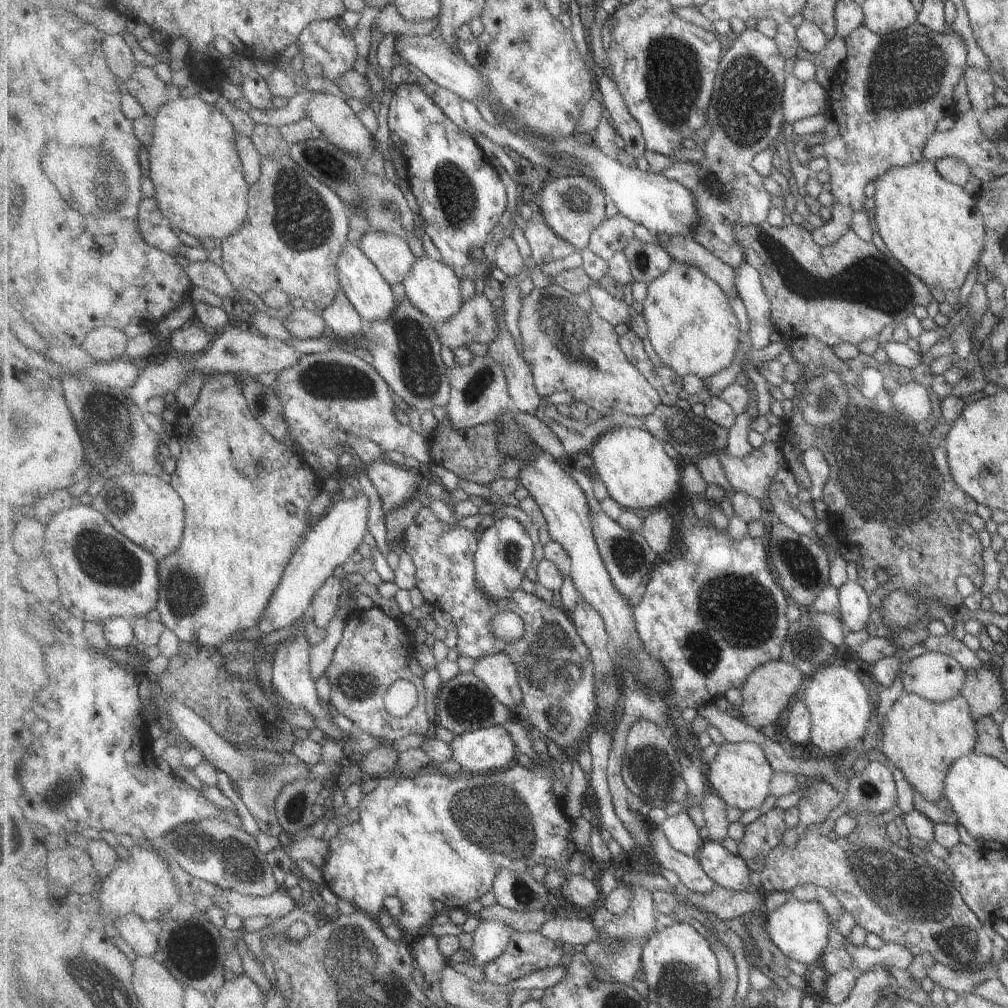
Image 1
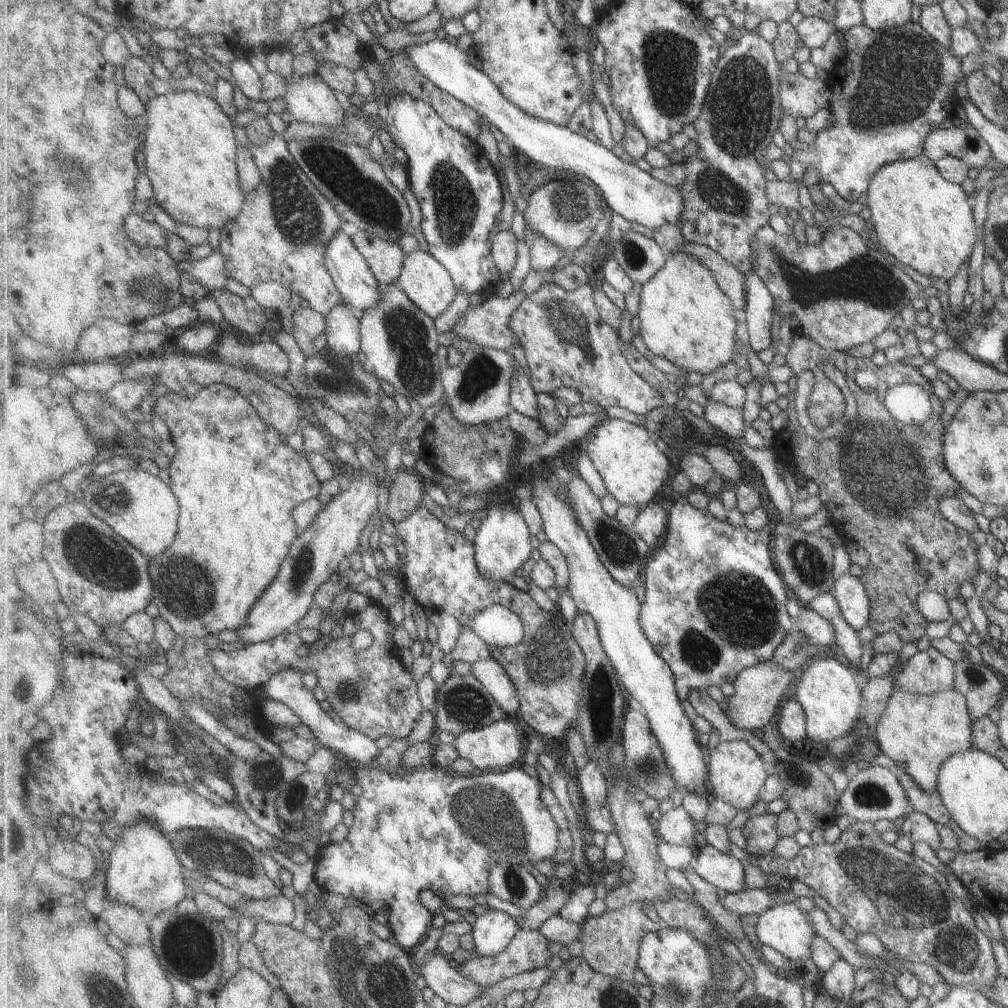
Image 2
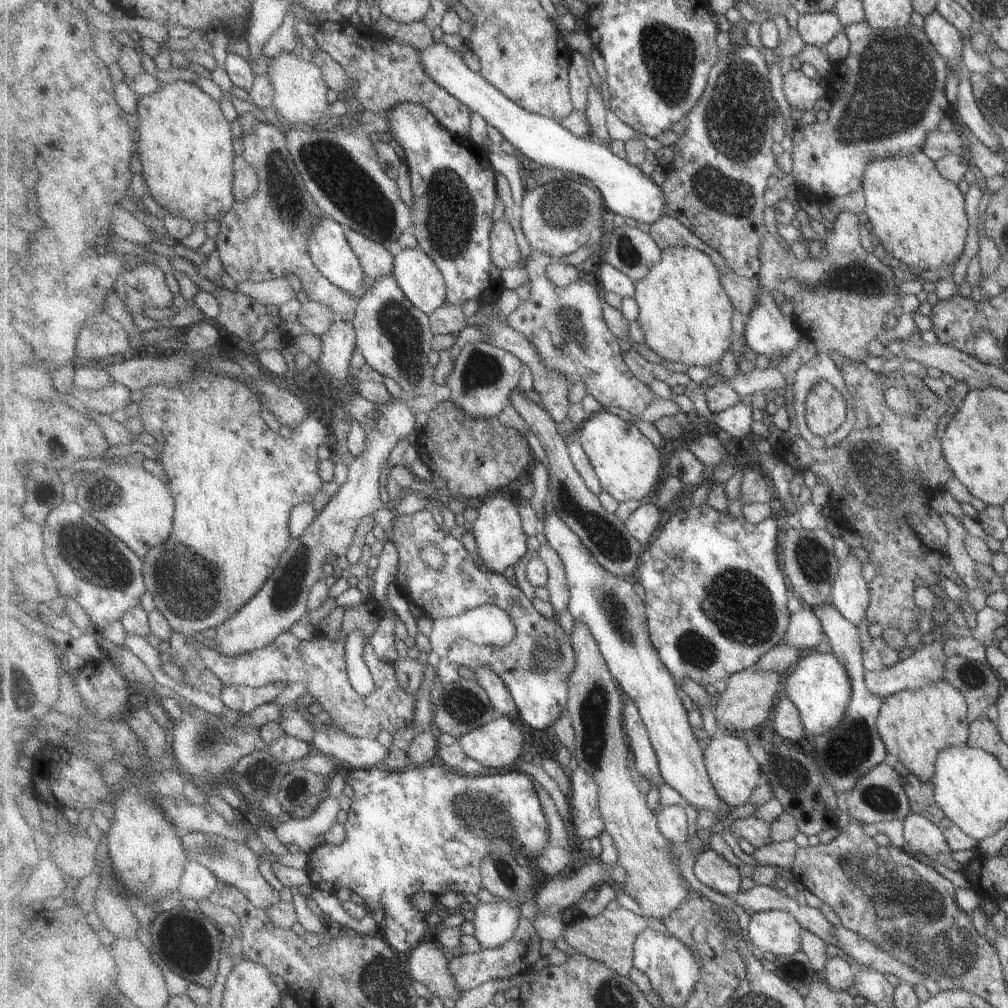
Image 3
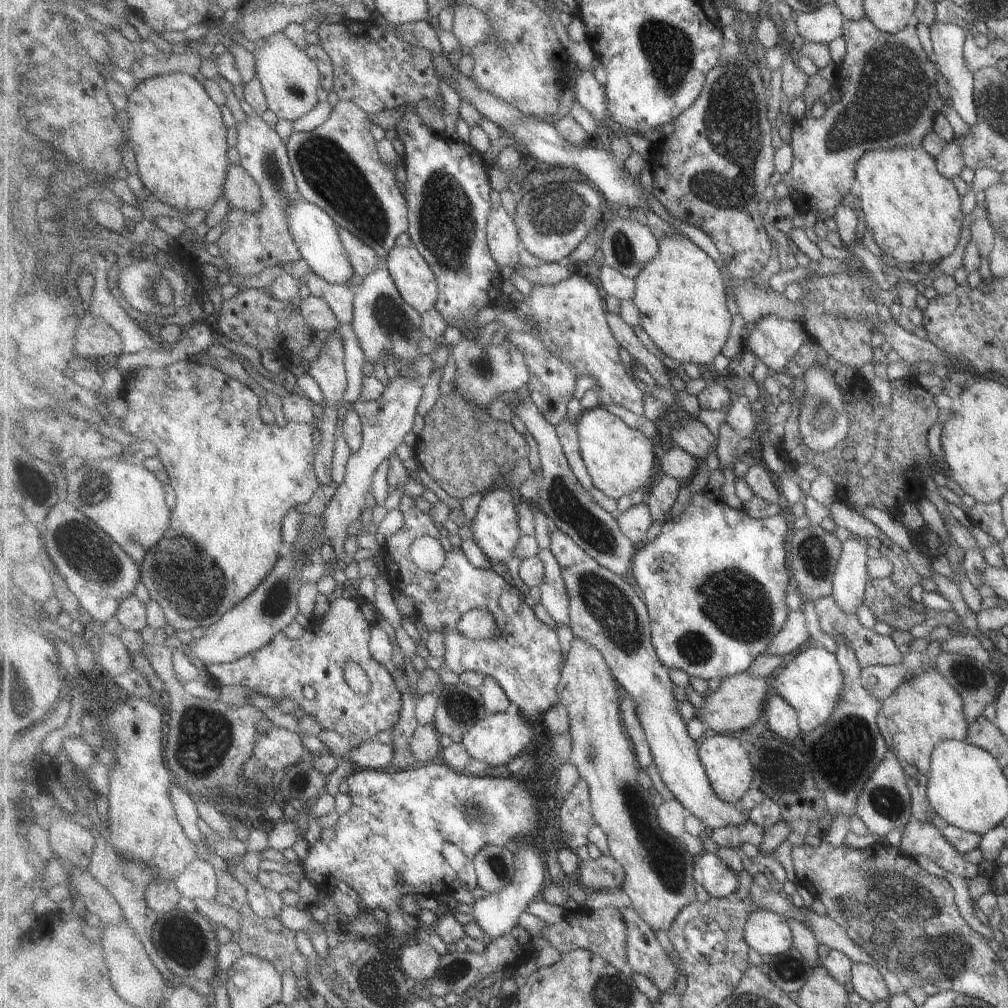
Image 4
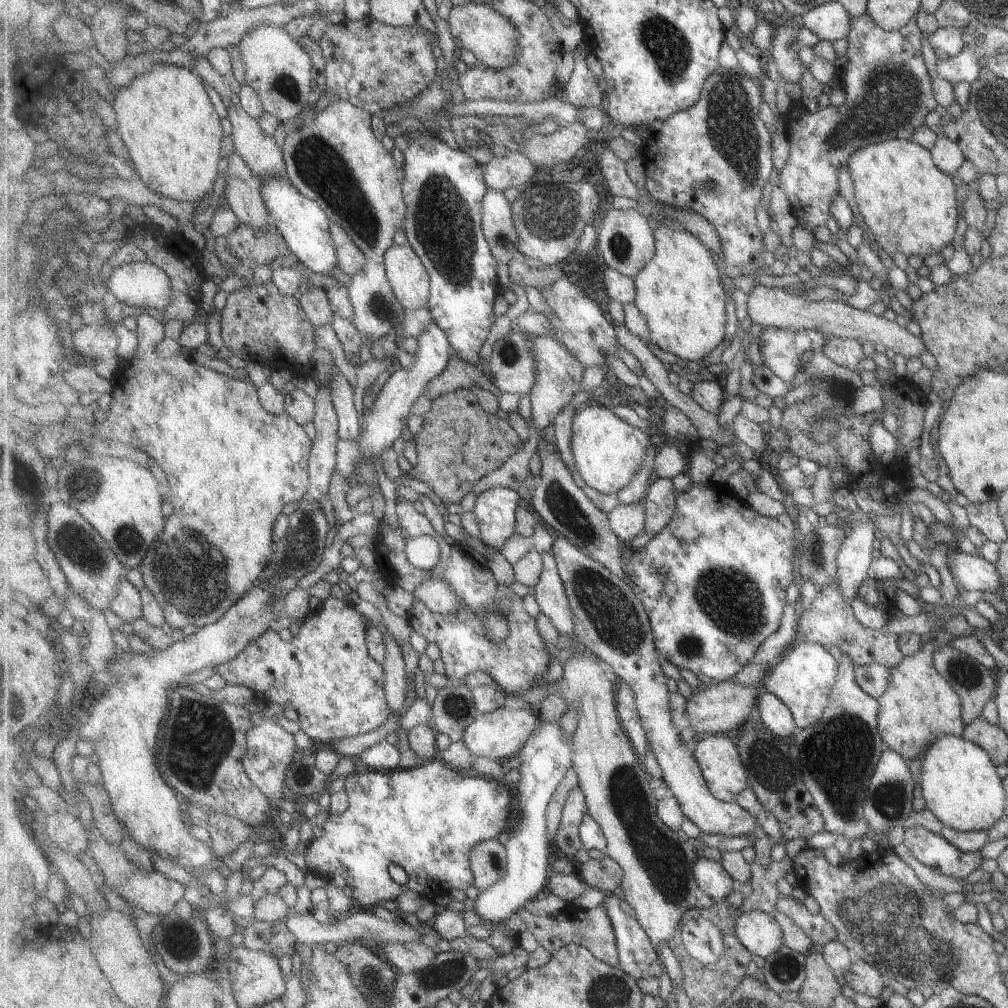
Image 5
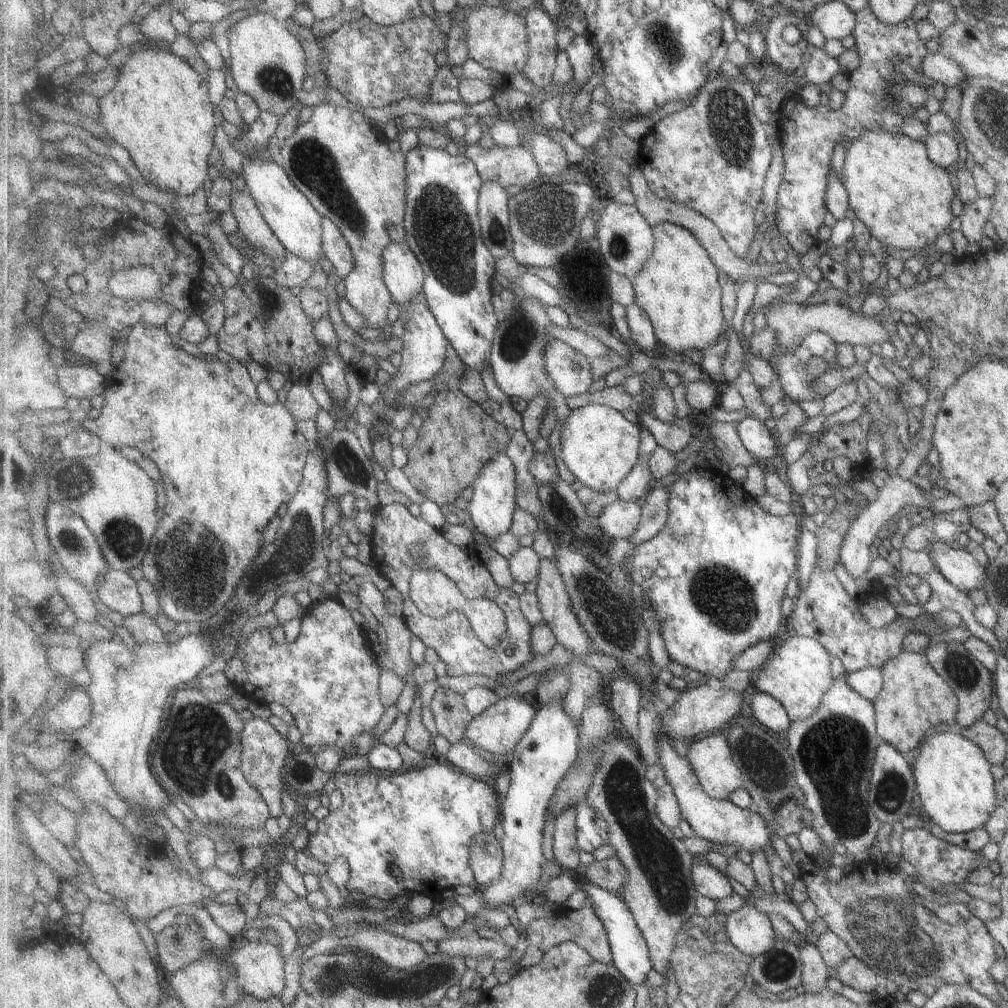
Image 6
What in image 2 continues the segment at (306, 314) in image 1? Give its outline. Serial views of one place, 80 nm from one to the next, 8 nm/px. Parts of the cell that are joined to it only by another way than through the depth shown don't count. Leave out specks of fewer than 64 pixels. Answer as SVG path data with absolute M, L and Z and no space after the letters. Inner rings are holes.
M299 307L292 313L291 331L294 334L295 340L301 347L303 354L307 357L316 353L316 348L313 346L315 338L319 338L321 334L326 332L327 317L322 312L317 312L313 307Z

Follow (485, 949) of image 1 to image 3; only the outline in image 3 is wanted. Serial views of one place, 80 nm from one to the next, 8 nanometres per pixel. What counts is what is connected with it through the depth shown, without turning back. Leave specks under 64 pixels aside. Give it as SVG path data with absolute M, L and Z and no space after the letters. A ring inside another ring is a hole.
M531 862L529 867L531 870L531 878L533 878L533 894L531 894L531 884L523 894L529 894L523 900L511 900L511 898L497 897L496 902L483 903L479 902L475 907L474 918L472 921L475 924L475 937L483 949L497 948L505 942L509 942L513 938L513 934L519 929L523 917L519 907L527 901L534 899L537 888L540 887L544 878L542 874L536 869L536 866Z

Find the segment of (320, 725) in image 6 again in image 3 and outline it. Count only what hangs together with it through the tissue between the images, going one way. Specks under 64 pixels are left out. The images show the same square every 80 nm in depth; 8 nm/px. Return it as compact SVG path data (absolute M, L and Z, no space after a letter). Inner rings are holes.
M375 598L362 599L359 604L345 606L343 620L335 640L329 640L325 629L317 627L310 640L297 640L290 631L281 634L274 642L264 648L253 650L241 656L225 656L217 650L200 647L198 651L203 664L221 680L224 685L238 685L250 688L263 688L277 682L292 685L302 683L307 694L311 694L313 703L321 706L321 710L329 714L333 726L343 730L347 736L355 738L376 739L381 731L390 734L399 732L416 716L417 697L409 696L399 684L393 663L379 660L371 645L371 638L377 632L385 614L380 602ZM359 633L367 636L362 658L374 679L375 692L367 696L359 696L347 676L346 642L349 634Z

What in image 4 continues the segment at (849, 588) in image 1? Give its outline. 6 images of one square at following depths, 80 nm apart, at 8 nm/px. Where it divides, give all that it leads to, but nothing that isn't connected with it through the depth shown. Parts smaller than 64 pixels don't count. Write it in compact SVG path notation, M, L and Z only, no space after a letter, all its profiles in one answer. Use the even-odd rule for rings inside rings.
M855 536L855 538L847 539L841 548L839 561L837 562L836 572L834 576L833 596L835 601L847 612L847 614L857 615L859 604L864 604L867 582L870 580L868 576L869 556L867 549L869 546L865 540L867 536Z

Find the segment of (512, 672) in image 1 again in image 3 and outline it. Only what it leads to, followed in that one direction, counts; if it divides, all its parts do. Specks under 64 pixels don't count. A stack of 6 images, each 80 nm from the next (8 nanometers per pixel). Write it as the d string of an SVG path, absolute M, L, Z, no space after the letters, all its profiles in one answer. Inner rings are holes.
M483 666L483 668L477 668L473 671L476 675L476 682L487 692L496 717L508 716L513 710L518 710L509 688L505 686L505 682L491 668Z

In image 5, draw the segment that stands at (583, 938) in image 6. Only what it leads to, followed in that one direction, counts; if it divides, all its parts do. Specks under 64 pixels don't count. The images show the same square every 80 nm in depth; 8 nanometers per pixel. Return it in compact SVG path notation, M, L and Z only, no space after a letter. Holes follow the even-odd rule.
M601 905L594 909L581 909L566 907L558 912L556 916L539 916L531 913L524 913L524 919L528 930L533 934L538 944L551 954L561 947L575 943L591 950L597 958L605 961L614 967L620 966L617 939L614 931L613 921Z

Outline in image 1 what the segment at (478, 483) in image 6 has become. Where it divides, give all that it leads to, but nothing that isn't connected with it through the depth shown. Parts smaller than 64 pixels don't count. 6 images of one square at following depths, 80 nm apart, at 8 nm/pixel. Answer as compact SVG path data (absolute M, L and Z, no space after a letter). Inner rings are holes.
M504 516L500 520L495 519L495 522L483 531L474 556L478 587L490 599L496 601L509 599L516 589L521 588L521 582L527 576L525 572L533 562L533 552L535 543L519 520L509 516Z

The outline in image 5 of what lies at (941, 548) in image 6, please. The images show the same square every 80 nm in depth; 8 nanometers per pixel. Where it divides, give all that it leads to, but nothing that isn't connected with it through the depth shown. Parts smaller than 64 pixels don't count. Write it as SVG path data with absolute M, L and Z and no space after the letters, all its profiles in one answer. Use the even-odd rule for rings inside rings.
M958 550L949 558L947 556L945 565L957 590L993 593L999 592L1003 586L995 566L978 556Z

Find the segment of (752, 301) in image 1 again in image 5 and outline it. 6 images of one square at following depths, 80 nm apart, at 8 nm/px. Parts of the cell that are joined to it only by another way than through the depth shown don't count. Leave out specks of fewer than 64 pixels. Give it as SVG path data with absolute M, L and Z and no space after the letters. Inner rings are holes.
M765 327L761 333L763 361L787 386L795 374L803 371L803 356L807 352L823 351L827 336L822 331L787 332Z

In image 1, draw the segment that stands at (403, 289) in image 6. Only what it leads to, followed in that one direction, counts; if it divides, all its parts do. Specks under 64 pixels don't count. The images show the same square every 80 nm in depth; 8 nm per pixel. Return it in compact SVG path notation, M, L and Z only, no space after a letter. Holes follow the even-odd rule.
M428 256L419 257L402 285L413 306L437 323L449 321L462 312L465 300L462 294L462 280L450 266L441 261L434 261Z

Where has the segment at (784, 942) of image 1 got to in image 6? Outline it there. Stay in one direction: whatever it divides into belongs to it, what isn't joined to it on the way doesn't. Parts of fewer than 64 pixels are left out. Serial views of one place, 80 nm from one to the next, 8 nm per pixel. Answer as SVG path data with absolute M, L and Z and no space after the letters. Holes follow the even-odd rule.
M749 906L728 916L726 931L728 939L737 949L754 957L773 950L779 938L770 915Z

